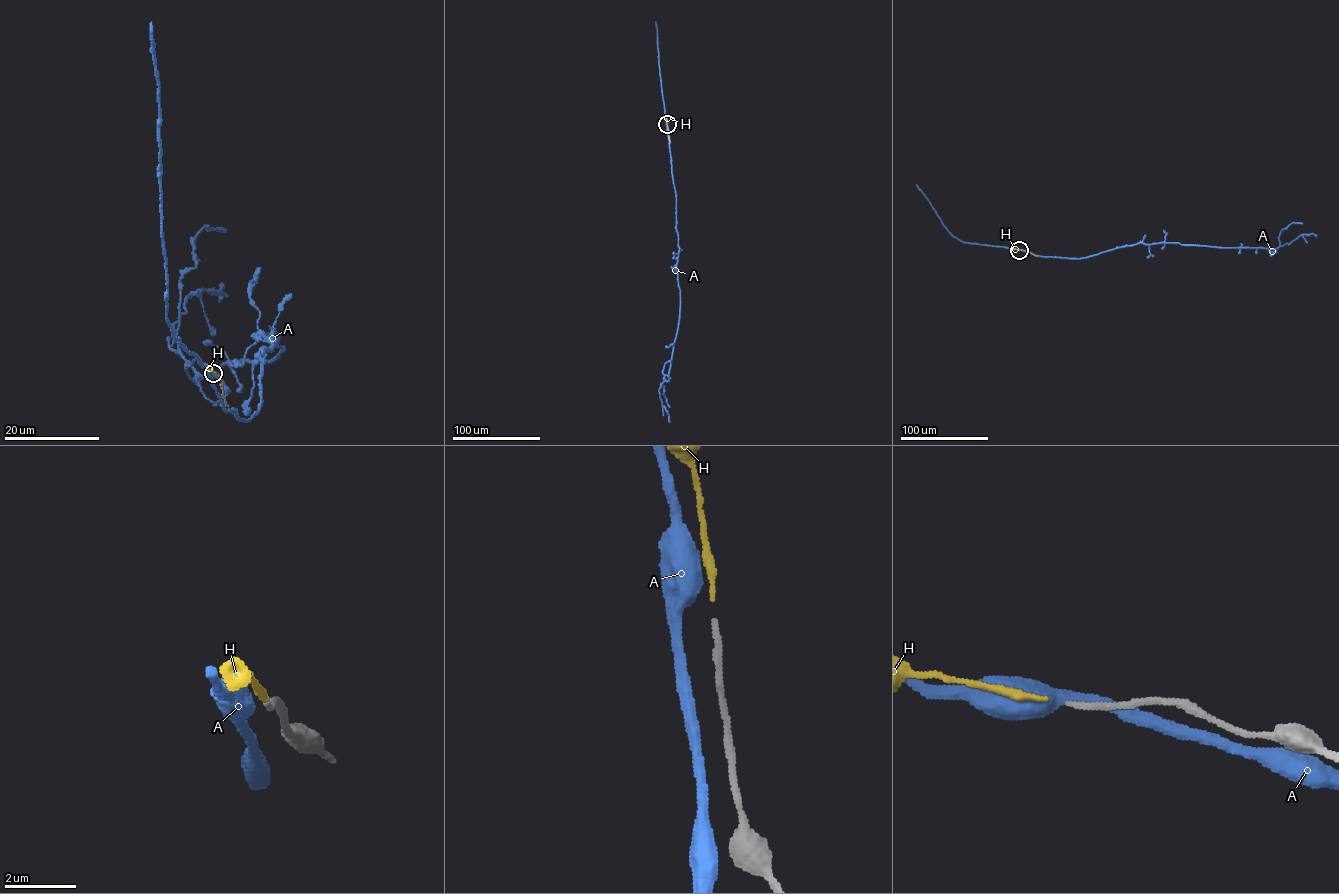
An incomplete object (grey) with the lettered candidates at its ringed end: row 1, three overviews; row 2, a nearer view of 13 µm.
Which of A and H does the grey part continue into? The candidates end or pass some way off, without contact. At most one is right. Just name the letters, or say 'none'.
H

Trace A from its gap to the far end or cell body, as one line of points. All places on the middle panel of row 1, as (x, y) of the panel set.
A: (667, 124), (676, 197), (680, 309), (669, 380), (665, 380), (659, 391), (668, 421)

